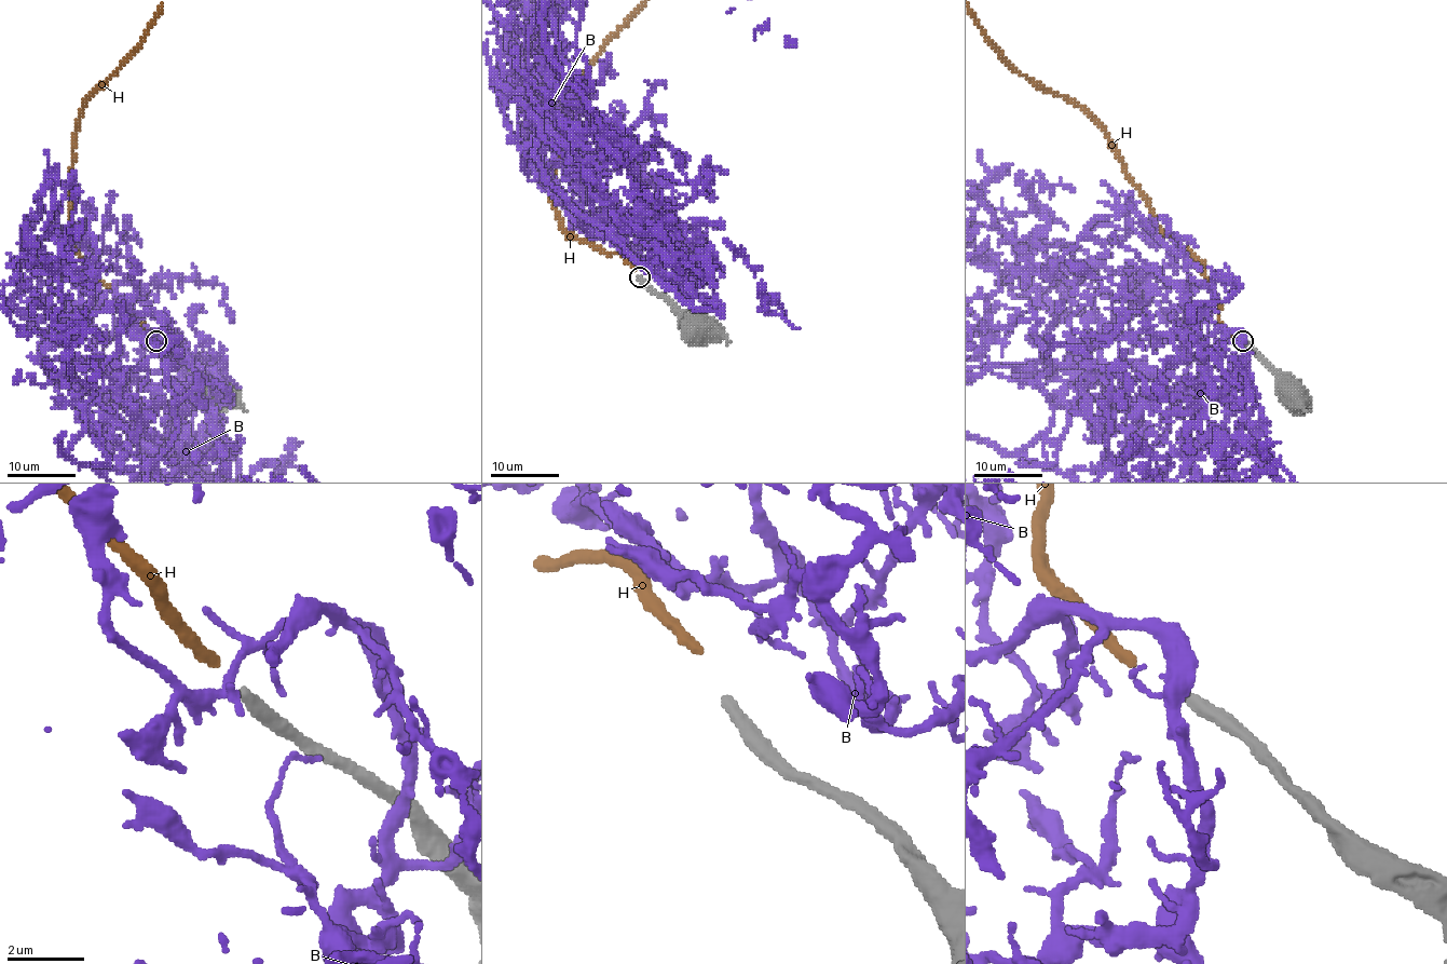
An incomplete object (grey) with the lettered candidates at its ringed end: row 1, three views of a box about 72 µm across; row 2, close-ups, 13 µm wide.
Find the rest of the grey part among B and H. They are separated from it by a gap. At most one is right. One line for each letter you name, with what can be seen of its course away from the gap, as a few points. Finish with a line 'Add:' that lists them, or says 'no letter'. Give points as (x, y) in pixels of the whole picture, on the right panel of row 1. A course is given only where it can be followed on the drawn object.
Add: H

